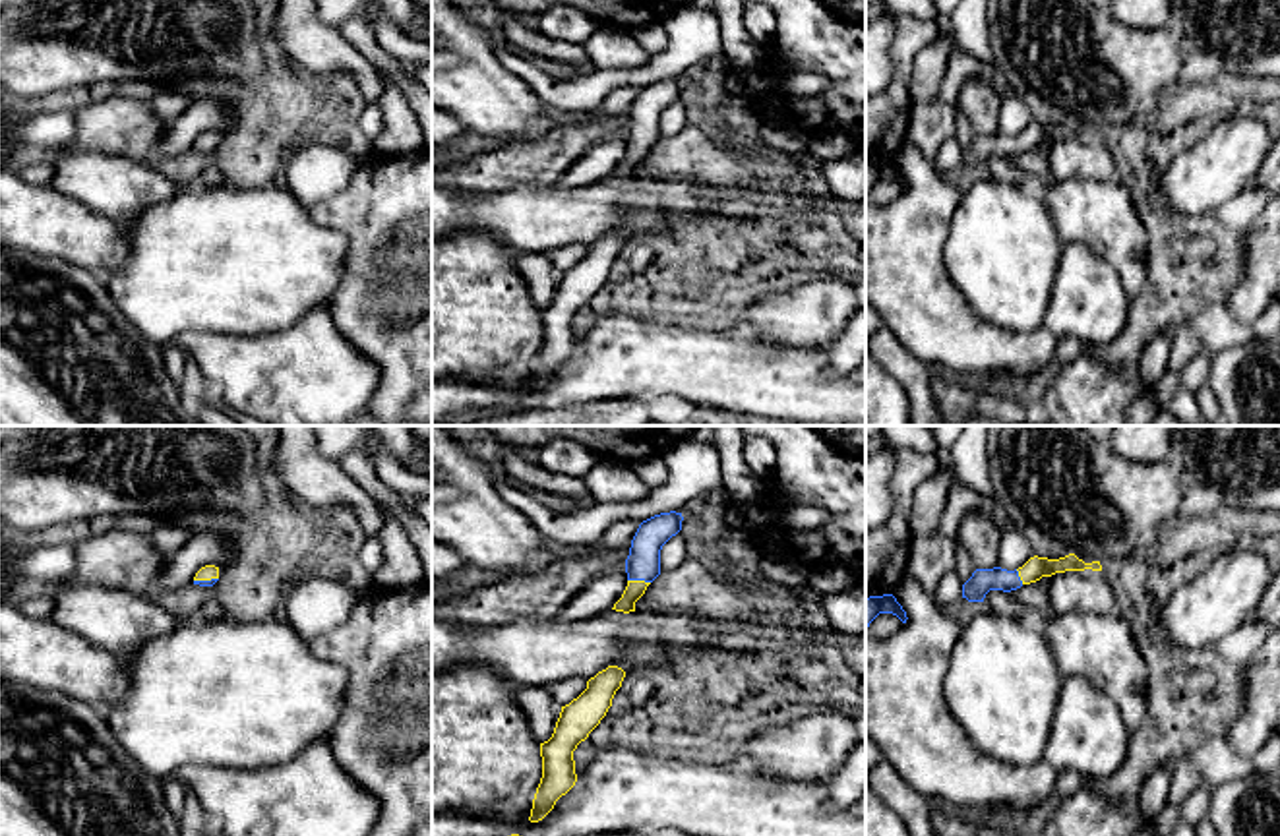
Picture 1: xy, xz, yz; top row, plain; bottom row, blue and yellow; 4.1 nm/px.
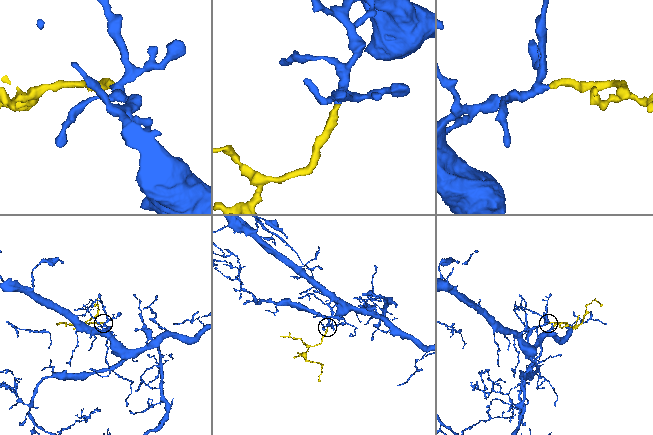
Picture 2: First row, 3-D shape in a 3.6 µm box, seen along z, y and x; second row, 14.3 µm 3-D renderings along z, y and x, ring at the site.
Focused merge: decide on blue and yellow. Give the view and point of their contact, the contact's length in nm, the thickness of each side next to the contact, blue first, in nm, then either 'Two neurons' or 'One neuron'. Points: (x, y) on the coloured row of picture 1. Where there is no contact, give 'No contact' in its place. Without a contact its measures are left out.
Touches blue at xz (640, 579). Shared border 100 nm. Thickness 140 nm (blue) against 80 nm. One neuron

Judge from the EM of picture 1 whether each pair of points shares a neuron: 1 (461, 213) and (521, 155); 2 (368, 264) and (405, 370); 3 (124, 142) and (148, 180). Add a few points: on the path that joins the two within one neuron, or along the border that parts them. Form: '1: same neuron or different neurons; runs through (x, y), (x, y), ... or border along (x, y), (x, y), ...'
1: different neurons; border along (525, 182), (488, 192), (452, 190)
2: same neuron; runs through (396, 291), (405, 300), (405, 343)
3: different neurons; border along (90, 149), (152, 161)

